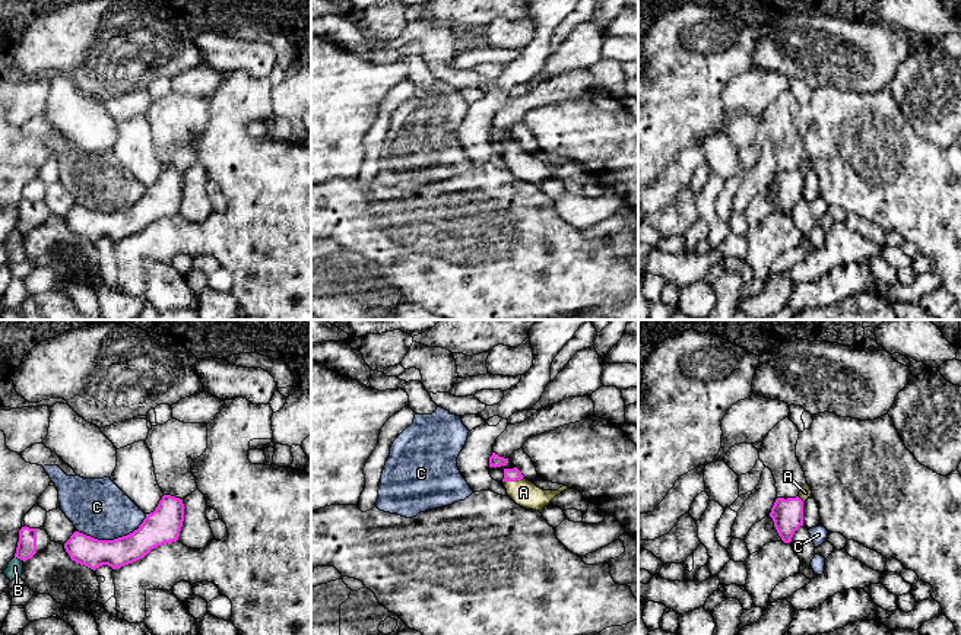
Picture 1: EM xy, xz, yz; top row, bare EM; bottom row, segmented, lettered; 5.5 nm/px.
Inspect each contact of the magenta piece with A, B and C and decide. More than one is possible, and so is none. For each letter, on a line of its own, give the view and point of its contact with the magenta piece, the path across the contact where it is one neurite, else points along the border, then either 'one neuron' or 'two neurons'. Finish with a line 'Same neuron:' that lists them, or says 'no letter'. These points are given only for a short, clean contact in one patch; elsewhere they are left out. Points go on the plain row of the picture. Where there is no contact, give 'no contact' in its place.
A: contact xz (513, 154); way xz (510, 148), (513, 154), (523, 165); one neuron
B: contact xy (19, 231); border xy (15, 229), (24, 234); two neurons
C: contact xy (114, 212); two neurons
Same neuron: A

